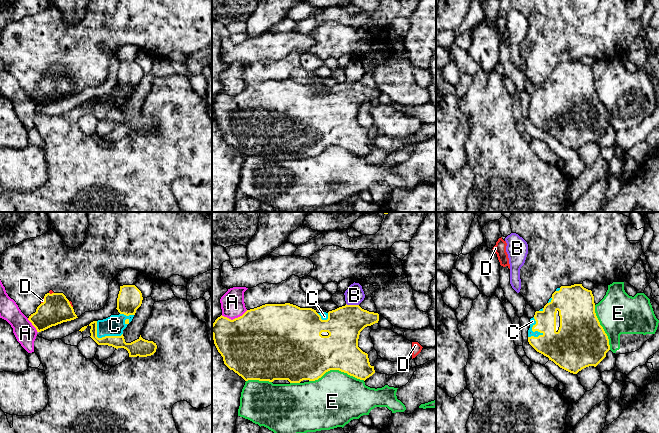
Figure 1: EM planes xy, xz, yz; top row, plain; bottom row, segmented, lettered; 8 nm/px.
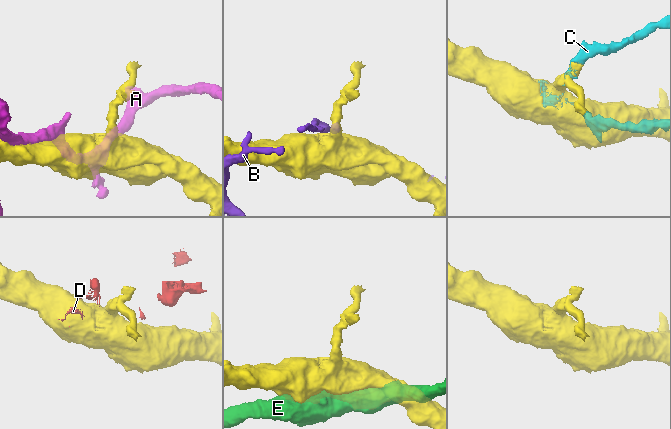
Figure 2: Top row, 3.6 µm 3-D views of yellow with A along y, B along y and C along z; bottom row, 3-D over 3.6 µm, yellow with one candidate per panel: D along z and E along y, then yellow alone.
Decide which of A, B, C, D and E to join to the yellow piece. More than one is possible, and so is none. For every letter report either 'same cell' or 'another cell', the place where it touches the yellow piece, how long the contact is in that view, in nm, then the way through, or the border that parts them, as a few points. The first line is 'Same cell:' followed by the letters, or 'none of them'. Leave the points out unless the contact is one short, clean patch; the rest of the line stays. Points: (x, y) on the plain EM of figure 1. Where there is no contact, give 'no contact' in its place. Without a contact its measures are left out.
Same cell: C
A: another cell; contact xz (235, 94); length 220 nm
B: another cell; contact xz (352, 81); length 110 nm; border xz (346, 79), (358, 81)
C: same cell; contact xy (102, 113); length 240 nm
D: another cell; contact xy (44, 77); length 50 nm; border xy (44, 74), (41, 79)
E: another cell; contact xz (336, 145); length 440 nm

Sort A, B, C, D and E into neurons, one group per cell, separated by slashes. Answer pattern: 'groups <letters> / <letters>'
groups A / B / C / D / E

